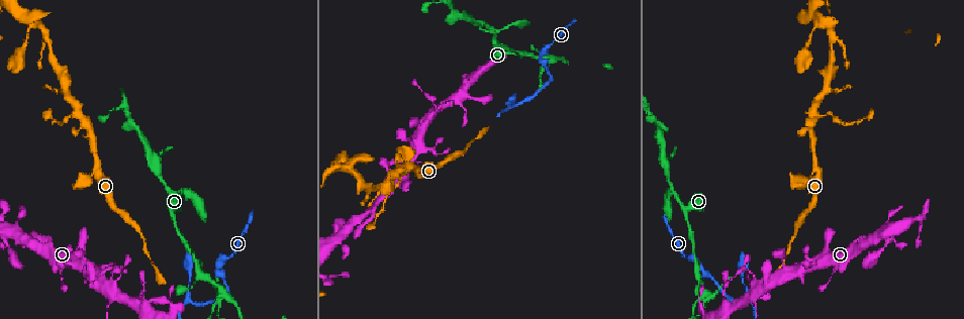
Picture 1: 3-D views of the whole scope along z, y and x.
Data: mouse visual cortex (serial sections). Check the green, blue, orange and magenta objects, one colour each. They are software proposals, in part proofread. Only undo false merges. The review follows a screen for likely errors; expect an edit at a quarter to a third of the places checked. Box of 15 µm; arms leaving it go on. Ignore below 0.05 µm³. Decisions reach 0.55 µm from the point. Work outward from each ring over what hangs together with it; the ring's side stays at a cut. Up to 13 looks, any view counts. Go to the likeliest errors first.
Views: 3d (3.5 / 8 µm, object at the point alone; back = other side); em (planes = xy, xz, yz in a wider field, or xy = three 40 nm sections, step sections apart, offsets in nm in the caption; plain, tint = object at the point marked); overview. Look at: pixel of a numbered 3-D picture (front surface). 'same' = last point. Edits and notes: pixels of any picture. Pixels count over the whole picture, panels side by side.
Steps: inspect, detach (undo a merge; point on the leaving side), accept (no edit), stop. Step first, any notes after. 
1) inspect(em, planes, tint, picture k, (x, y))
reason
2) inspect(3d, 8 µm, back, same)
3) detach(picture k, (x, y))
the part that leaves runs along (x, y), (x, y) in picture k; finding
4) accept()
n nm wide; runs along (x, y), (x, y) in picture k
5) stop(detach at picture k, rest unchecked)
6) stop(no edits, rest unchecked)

inspect(3d, 3.5 µm, picture 1, (705, 294))
looks like a crossing

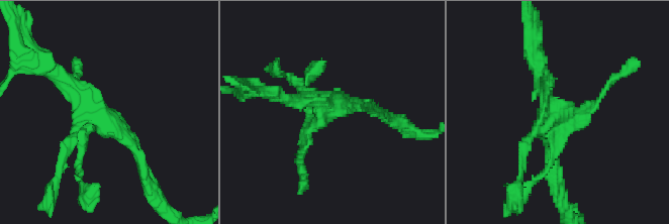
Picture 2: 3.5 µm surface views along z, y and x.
detach(picture 2, (78, 164))
the part that leaves runs along (86, 127), (80, 187), (98, 190) in picture 2; two cells meet here

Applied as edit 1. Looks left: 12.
inspect(overview)
see it whole again

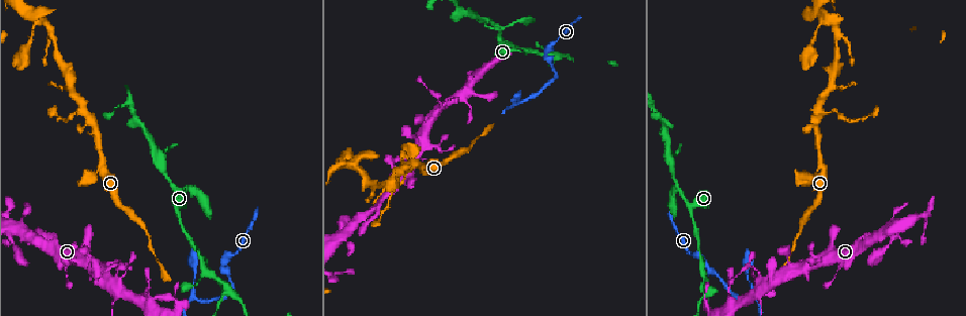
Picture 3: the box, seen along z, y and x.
inspect(3d, 3.5 µm, picture 3, (436, 148))
sharp bend

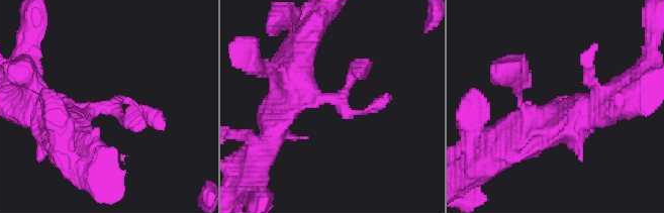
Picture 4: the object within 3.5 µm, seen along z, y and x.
inspect(em, xy, step 3, tint, picture 4, (107, 105))
need the tissue

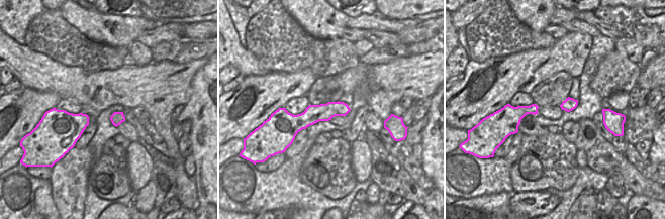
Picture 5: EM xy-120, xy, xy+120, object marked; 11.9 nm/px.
accept()
runs along (346, 108), (307, 118), (288, 115) in picture 5; one cell here

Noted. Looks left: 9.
inspect(3d, 3.5 µm, picture 3, (837, 113))
narrows sharply

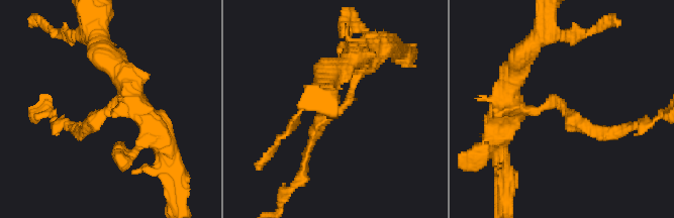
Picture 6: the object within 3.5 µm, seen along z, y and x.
inspect(em, xy, step 3, tint, picture 6, (341, 106))
arms of 200, 350 nm; now the EM

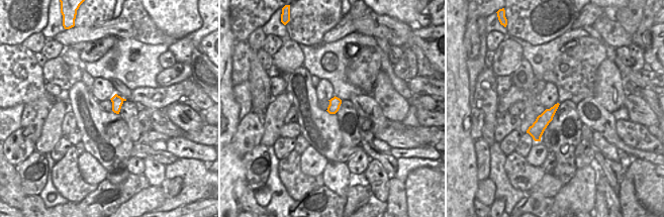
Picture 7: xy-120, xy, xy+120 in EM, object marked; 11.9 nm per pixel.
detach(picture 6, (585, 125))
two cells meet here

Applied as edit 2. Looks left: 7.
inspect(overview)
see it whole again

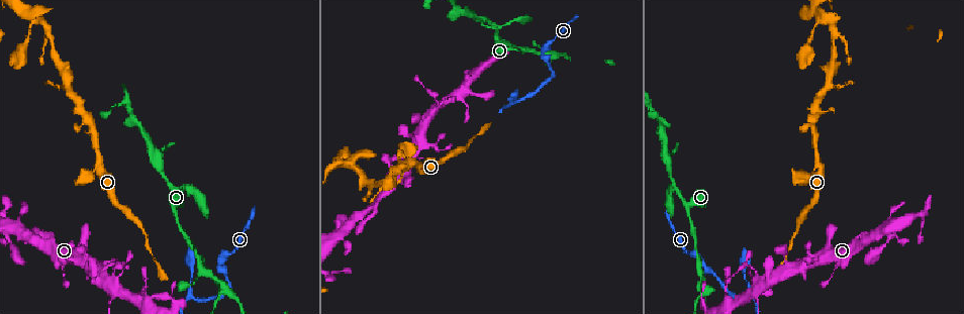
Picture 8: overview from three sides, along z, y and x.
inspect(em, xy, step 3, tint, picture 8, (191, 297))
arms part here

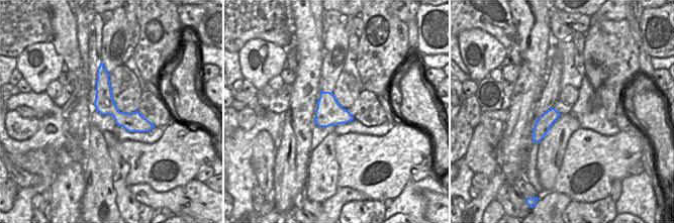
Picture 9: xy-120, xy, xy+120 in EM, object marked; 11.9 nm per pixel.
inspect(3d, 3.5 µm, same)
wider look

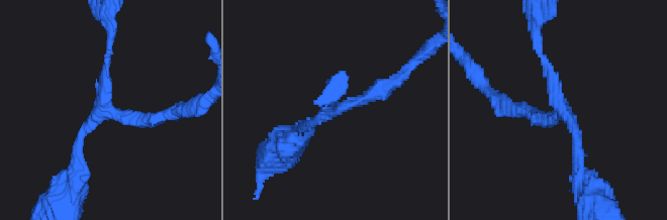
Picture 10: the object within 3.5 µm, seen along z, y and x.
accept()
arms of 100, 150, 200 nm; runs along (100, 71), (103, 101), (148, 128) in picture 9; one cell here

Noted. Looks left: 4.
inspect(3d, 3.5 µm, picture 8, (84, 179))
thin neck

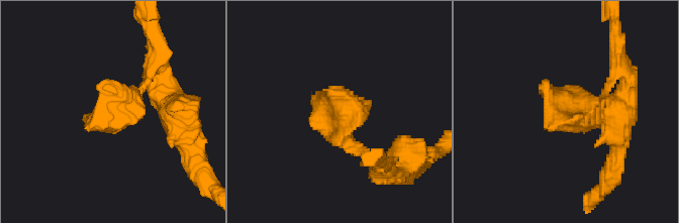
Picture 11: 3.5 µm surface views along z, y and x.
inspect(em, xy, step 3, tint, picture 11, (342, 117))

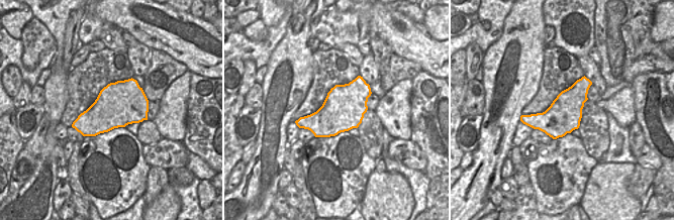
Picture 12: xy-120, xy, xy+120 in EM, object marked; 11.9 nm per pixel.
accept()
runs along (373, 157), (346, 139), (332, 95) in picture 11; all the same cell

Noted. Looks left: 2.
stop(detach at picture 2, detach at picture 6, rest unchecked)

